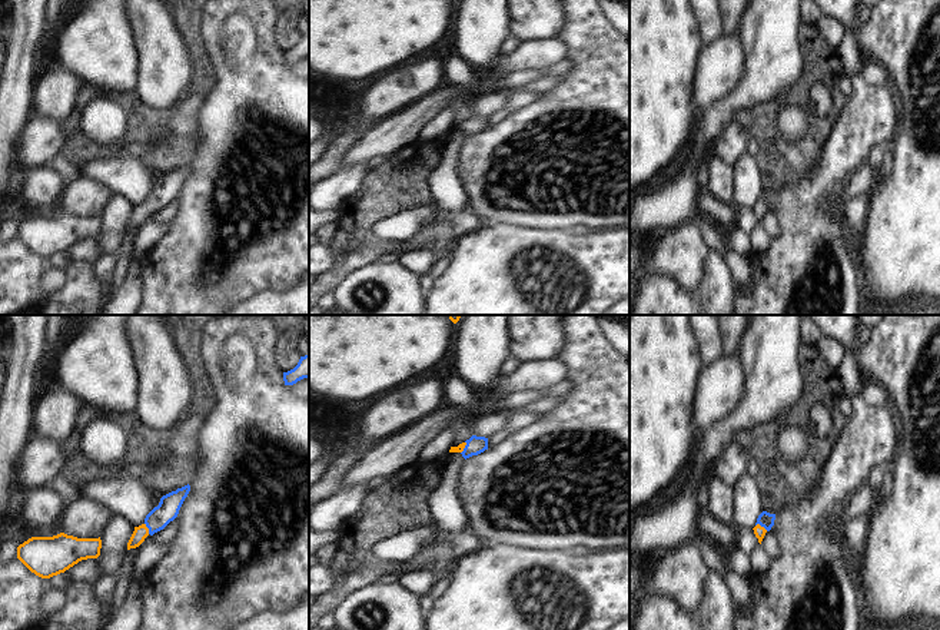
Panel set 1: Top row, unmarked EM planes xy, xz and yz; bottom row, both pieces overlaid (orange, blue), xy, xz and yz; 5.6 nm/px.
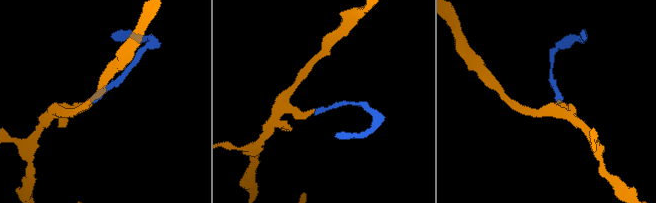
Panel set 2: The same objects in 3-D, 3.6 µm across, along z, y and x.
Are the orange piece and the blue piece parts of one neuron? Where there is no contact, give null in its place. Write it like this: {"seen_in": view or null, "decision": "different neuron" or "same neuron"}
{"seen_in": "yz", "decision": "same neuron"}

